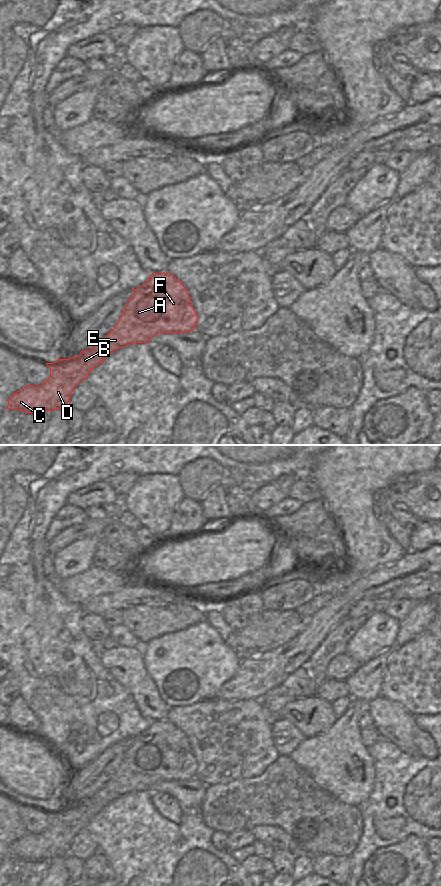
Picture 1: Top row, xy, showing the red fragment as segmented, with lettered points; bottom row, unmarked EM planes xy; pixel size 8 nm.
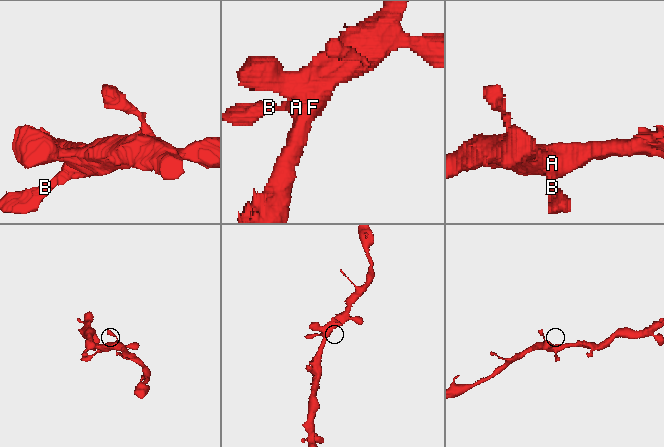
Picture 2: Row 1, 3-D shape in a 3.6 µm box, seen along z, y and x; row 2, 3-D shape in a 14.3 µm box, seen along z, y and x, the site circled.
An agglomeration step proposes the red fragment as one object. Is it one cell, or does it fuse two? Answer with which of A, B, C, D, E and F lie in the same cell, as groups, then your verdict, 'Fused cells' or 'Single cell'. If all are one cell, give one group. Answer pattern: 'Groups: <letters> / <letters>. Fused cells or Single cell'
Groups: A B C D E F. Single cell

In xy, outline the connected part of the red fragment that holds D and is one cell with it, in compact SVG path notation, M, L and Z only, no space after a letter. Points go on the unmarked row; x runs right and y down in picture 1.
M166 719L152 721L143 733L132 739L134 742L128 748L116 774L103 787L75 805L46 811L50 816L50 824L37 835L27 833L14 841L8 848L7 857L43 861L70 855L70 844L76 834L117 797L133 791L148 791L159 781L187 781L196 777L198 764L190 744L184 733L173 723Z

